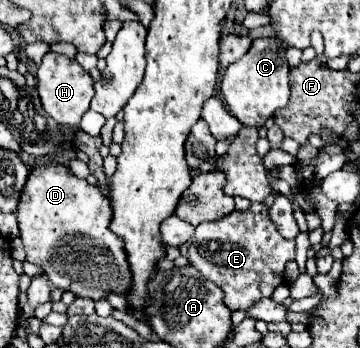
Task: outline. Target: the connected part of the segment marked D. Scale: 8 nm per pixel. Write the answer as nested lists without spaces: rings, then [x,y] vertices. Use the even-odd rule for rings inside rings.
[[[50,162],[46,166],[34,166],[28,174],[28,184],[24,184],[24,192],[20,192],[20,208],[16,210],[16,218],[20,228],[20,240],[26,250],[26,260],[30,264],[40,266],[42,272],[52,282],[52,286],[70,290],[76,296],[90,300],[102,300],[108,296],[108,292],[124,296],[128,294],[132,286],[132,274],[128,270],[124,244],[108,228],[112,218],[112,208],[110,200],[102,194],[98,186],[92,186],[86,180],[76,178],[62,164]]]

